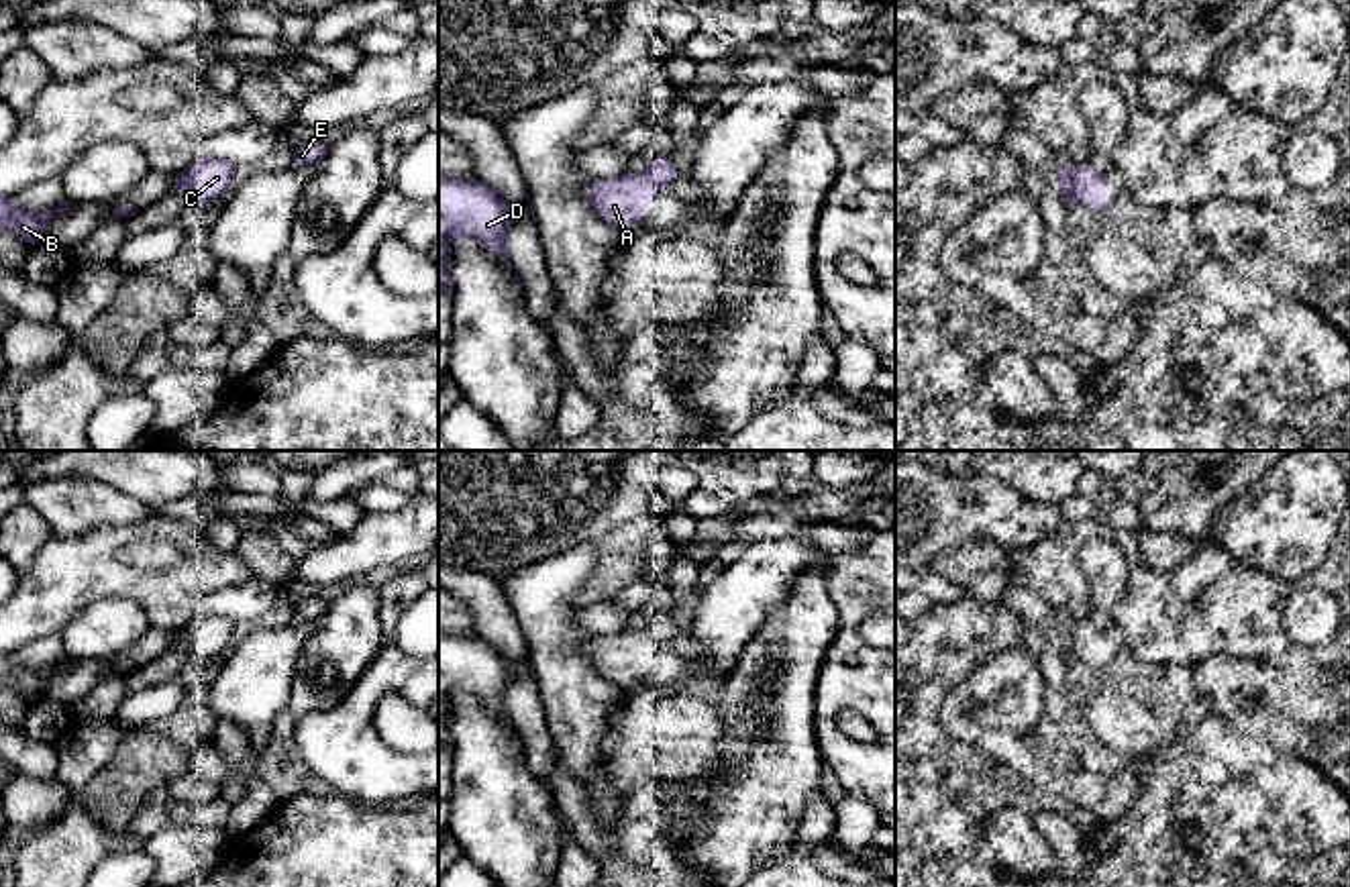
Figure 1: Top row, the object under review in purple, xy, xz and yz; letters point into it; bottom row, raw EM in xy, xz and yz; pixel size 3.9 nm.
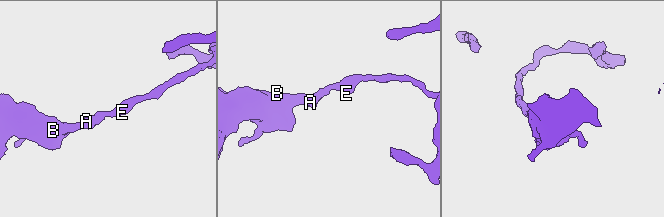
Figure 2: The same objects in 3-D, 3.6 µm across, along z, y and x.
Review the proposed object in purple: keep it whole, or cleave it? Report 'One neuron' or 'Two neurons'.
Two neurons

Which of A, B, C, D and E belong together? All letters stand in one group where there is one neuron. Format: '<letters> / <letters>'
A B D / C E

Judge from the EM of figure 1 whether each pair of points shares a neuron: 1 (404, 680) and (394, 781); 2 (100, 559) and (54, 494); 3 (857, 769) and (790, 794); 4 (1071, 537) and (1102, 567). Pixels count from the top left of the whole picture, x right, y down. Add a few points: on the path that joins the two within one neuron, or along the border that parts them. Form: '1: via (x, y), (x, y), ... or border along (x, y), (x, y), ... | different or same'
1: via (374, 692), (361, 704), (364, 751) | same
2: border along (129, 525), (92, 527), (76, 535), (54, 537) | different
3: border along (814, 714), (814, 737), (824, 761) | different
4: border along (1092, 537), (1081, 565), (1096, 596) | different

